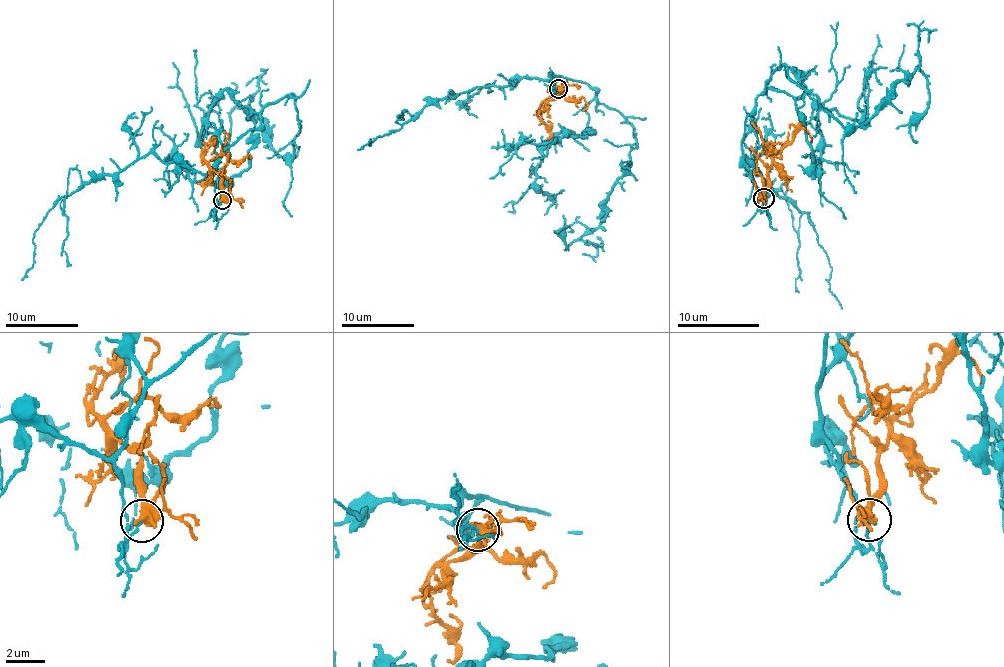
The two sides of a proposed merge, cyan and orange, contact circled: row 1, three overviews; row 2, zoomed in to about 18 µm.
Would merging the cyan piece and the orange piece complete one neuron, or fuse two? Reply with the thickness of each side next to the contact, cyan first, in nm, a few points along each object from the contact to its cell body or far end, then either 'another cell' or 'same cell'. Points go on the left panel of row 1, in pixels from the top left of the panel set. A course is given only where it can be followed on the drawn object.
150 nm thick on the cyan side, 280 nm on the other; cyan runs (222, 201), (223, 153), (291, 94), (292, 157), (235, 107), (216, 169); orange runs (222, 201), (221, 176), (210, 162), (222, 154), (231, 160), (251, 158), (246, 156); another cell

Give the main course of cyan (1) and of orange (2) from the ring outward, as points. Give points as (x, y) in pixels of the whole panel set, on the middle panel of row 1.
1: (559, 89), (548, 81), (593, 87), (633, 126), (636, 145), (600, 224), (567, 248), (565, 227), (553, 230)
2: (559, 89), (557, 96), (546, 100), (558, 96), (567, 100), (582, 99), (587, 106), (582, 110)

